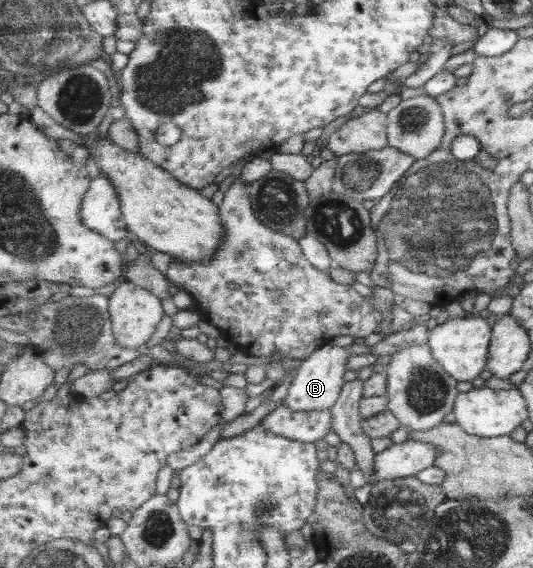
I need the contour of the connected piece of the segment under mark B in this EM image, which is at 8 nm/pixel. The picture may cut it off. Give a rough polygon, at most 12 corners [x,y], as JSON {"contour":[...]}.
{"contour":[[326,344],[297,369],[284,405],[331,409],[352,352]]}

